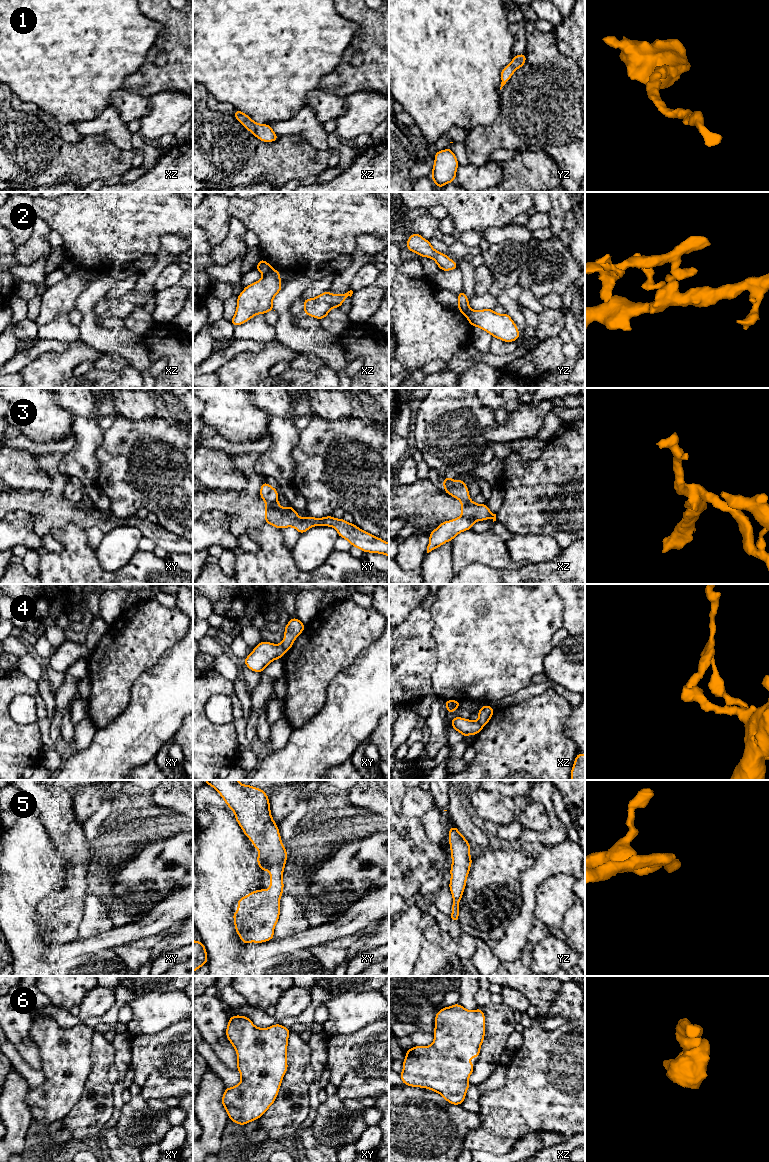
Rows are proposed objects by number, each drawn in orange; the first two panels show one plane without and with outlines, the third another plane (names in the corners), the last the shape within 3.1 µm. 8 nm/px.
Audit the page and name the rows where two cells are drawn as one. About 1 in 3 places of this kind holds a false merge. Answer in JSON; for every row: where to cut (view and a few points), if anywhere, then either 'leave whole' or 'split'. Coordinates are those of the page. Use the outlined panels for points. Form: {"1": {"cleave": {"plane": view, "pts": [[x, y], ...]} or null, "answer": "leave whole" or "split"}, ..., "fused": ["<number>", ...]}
{"1": {"cleave": null, "answer": "leave whole"}, "2": {"cleave": {"plane": "xz", "pts": [[273, 269], [264, 275]]}, "answer": "split"}, "3": {"cleave": {"plane": "xz", "pts": [[461, 516], [472, 518], [475, 521]]}, "answer": "split"}, "4": {"cleave": {"plane": "xy", "pts": [[280, 644], [286, 651]]}, "answer": "split"}, "5": {"cleave": null, "answer": "leave whole"}, "6": {"cleave": null, "answer": "leave whole"}, "fused": ["2", "3", "4"]}

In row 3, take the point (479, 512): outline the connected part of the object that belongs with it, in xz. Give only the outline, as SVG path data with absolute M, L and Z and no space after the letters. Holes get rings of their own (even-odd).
M474 501L468 503L461 502L461 517L484 521L489 518L496 521L496 514L492 513L486 504L477 504Z

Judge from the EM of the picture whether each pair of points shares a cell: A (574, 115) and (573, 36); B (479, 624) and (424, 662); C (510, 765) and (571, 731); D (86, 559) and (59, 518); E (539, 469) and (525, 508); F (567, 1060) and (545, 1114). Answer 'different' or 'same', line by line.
A: different
B: different
C: different
D: different
E: same
F: same

